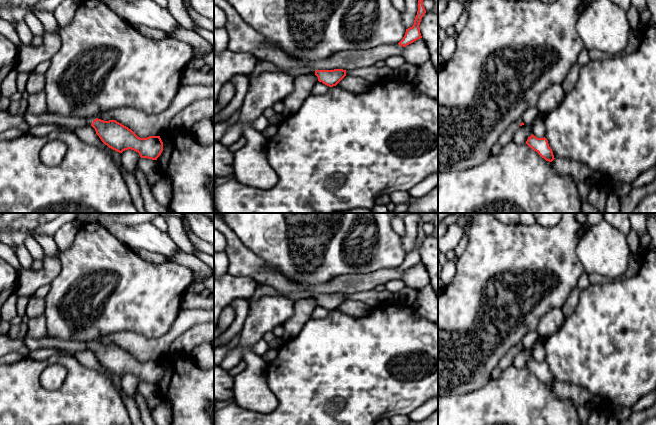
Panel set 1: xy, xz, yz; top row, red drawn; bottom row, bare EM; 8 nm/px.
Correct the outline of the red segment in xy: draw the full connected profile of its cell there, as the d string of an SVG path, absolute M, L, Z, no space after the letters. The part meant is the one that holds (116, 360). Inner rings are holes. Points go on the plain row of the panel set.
M28 335L23 338L23 341L29 351L41 348L66 350L91 349L101 365L109 372L119 377L131 373L138 376L141 382L157 384L163 375L163 366L160 360L140 362L131 353L116 344L104 345L98 342L79 343L51 337L34 339Z

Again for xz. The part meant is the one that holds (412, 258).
M420 216L419 224L418 224L418 235L414 244L414 248L412 251L406 253L406 257L403 263L398 267L400 270L406 271L407 269L413 267L414 265L422 262L419 249L422 241L426 237L426 234L423 230L423 224L424 222L421 220L421 216Z

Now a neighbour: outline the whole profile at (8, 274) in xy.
M0 257L0 315L6 300L15 292L18 270Z

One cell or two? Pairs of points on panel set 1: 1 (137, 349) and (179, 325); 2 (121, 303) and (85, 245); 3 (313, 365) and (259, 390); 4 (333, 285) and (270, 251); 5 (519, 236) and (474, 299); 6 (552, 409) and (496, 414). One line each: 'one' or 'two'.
1: one
2: one
3: two
4: two
5: one
6: one

